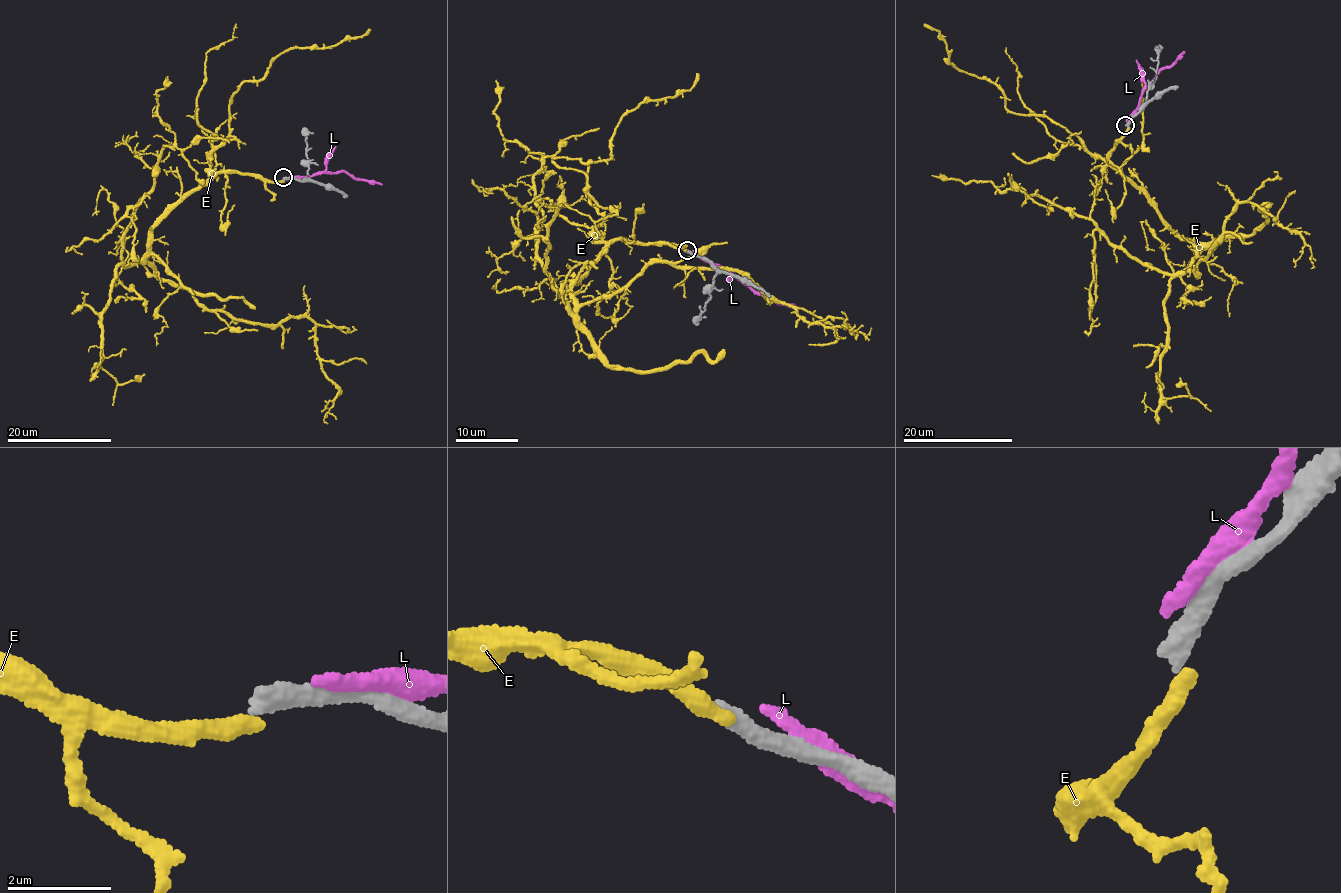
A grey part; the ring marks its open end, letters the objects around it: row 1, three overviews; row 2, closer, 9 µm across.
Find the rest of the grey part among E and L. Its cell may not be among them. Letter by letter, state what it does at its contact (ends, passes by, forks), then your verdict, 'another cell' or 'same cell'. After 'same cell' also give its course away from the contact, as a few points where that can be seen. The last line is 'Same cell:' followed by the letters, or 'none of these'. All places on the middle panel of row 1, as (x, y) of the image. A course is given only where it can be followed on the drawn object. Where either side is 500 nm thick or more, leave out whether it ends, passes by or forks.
E: it ends there; another cell
L: it passes by; another cell
Same cell: none of these

